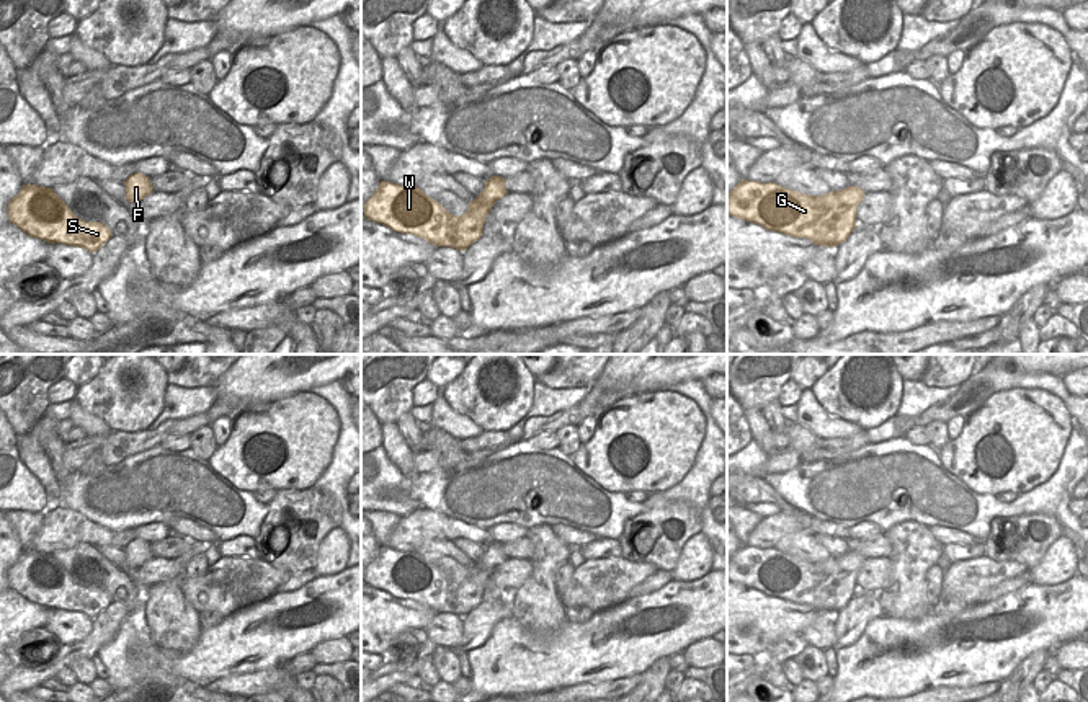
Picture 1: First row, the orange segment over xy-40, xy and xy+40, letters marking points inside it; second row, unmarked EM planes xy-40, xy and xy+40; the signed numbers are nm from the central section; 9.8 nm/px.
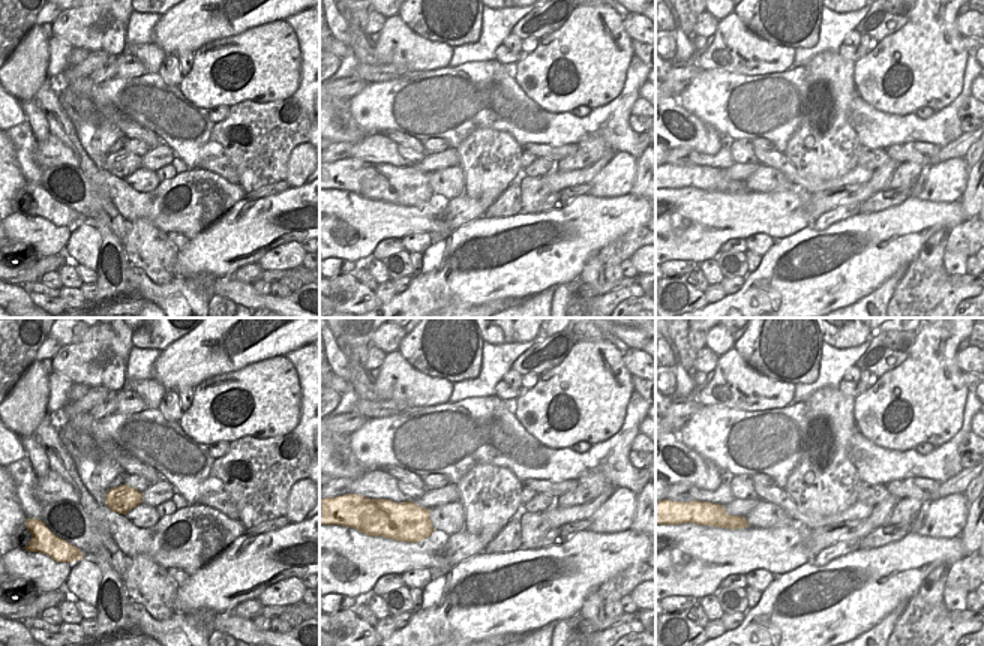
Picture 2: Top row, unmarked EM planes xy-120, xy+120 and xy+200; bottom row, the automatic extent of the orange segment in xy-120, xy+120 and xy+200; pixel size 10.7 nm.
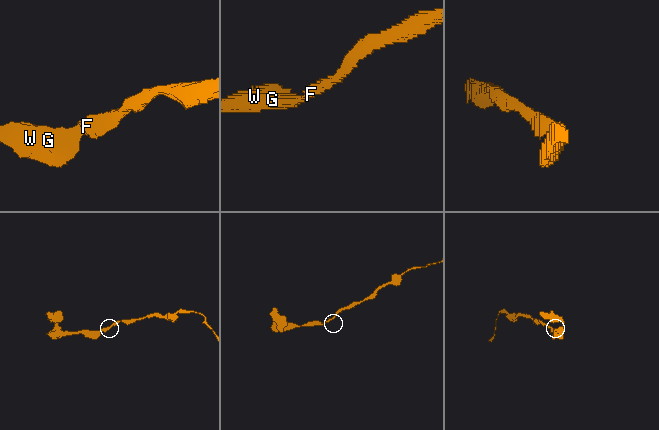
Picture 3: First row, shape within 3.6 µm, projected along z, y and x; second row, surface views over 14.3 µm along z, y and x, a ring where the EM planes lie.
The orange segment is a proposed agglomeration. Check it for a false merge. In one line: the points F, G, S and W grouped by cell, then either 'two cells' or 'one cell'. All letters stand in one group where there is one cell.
groups F G S W; one cell

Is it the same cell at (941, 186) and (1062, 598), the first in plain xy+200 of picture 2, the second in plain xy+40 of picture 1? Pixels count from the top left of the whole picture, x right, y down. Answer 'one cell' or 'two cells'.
two cells

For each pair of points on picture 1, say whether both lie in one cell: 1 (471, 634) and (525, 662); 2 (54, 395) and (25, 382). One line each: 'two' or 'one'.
1: two
2: two

